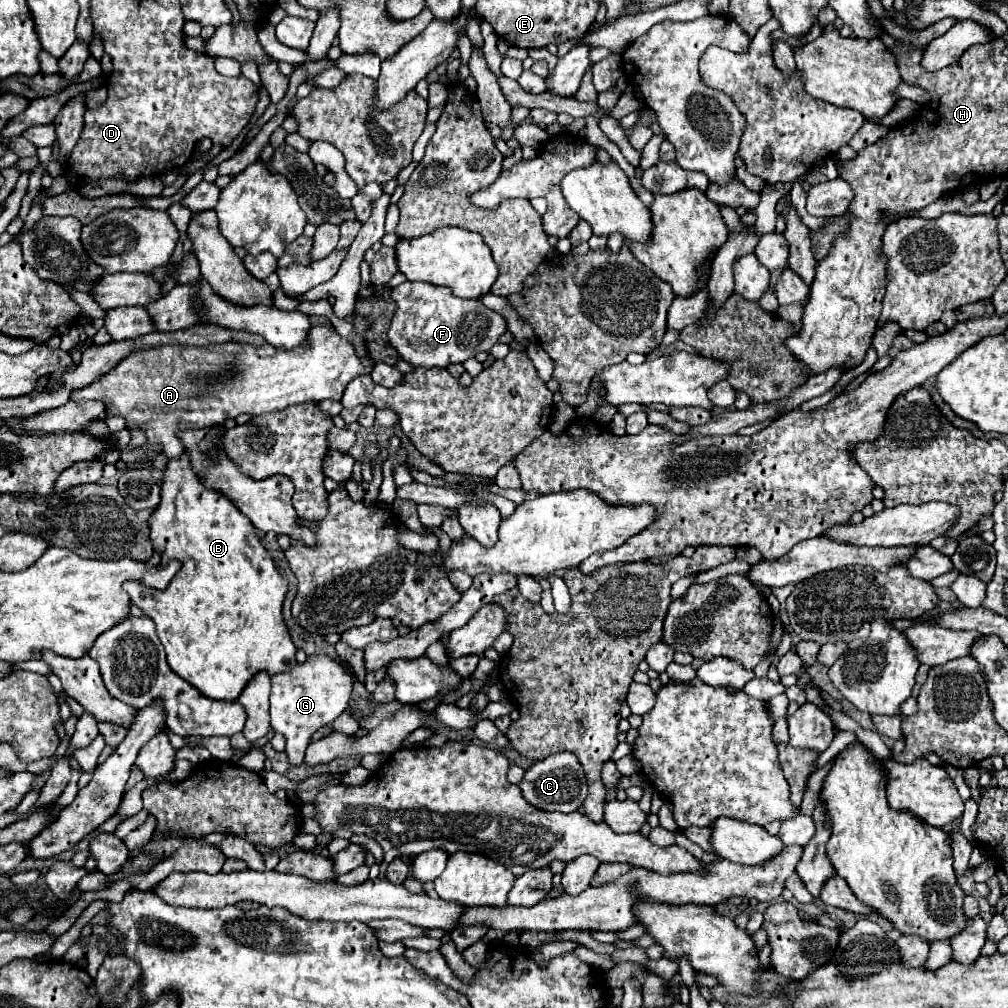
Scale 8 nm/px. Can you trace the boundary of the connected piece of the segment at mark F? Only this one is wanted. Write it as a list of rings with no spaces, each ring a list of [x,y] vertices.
[[[403,282],[401,286],[393,288],[391,296],[397,302],[397,312],[389,328],[389,342],[401,354],[401,358],[411,362],[413,366],[447,368],[449,364],[461,364],[467,358],[473,358],[477,352],[489,352],[493,344],[499,340],[499,336],[507,330],[505,318],[501,314],[489,310],[479,300],[457,298],[450,288],[444,286],[431,286],[427,282]]]

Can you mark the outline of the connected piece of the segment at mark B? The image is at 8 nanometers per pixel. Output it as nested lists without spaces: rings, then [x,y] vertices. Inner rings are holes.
[[[183,454],[179,460],[169,460],[167,468],[163,470],[163,478],[161,502],[149,520],[151,542],[155,550],[163,552],[161,564],[175,558],[183,566],[167,590],[151,590],[135,582],[125,584],[125,590],[131,596],[131,602],[157,624],[157,634],[165,646],[171,670],[207,698],[233,702],[257,672],[267,672],[273,676],[295,666],[297,648],[281,614],[287,594],[287,576],[255,536],[255,526],[251,520],[247,520],[247,516],[243,516],[239,508],[231,504],[231,500],[219,492],[207,490],[201,484],[189,464],[187,454]]]

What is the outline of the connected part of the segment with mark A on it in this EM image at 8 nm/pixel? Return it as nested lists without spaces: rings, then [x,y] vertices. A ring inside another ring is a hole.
[[[313,324],[307,336],[307,344],[299,348],[283,350],[271,344],[243,344],[229,340],[221,346],[157,346],[141,352],[129,354],[121,360],[109,374],[105,374],[95,384],[81,388],[71,394],[73,400],[101,400],[107,404],[107,418],[123,416],[127,428],[139,428],[147,434],[147,440],[153,444],[163,444],[167,458],[179,458],[183,454],[183,444],[177,438],[179,430],[209,428],[223,424],[227,418],[237,418],[239,414],[267,414],[283,410],[293,404],[303,404],[309,400],[341,400],[347,384],[361,376],[371,374],[373,358],[369,356],[365,344],[365,356],[359,358],[353,342],[335,332],[329,324]]]

